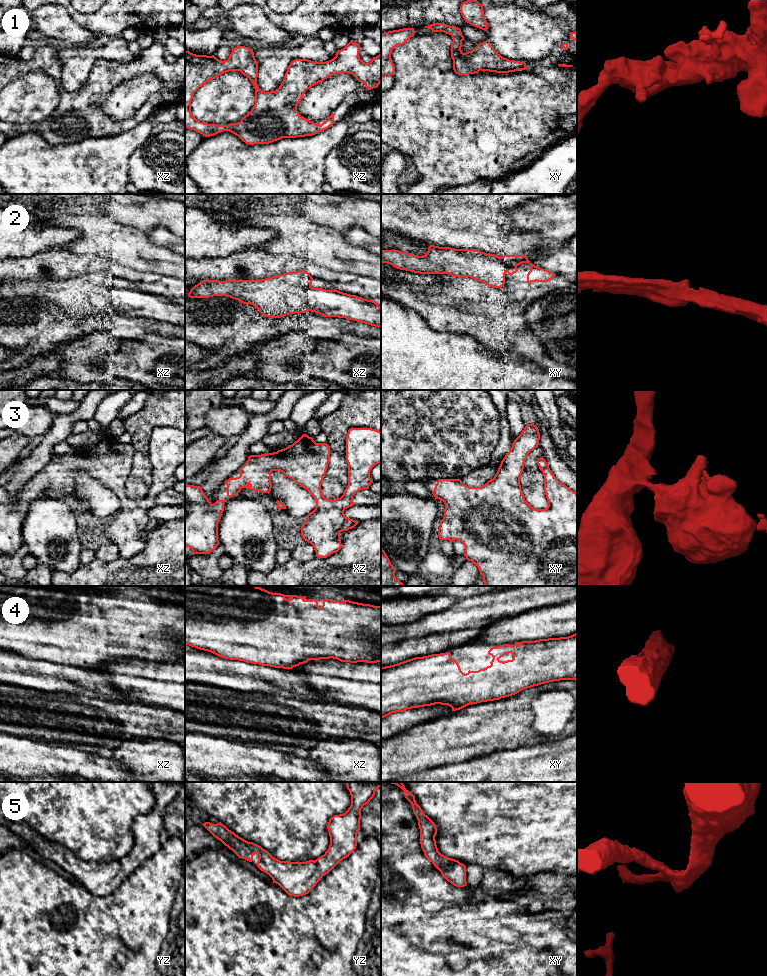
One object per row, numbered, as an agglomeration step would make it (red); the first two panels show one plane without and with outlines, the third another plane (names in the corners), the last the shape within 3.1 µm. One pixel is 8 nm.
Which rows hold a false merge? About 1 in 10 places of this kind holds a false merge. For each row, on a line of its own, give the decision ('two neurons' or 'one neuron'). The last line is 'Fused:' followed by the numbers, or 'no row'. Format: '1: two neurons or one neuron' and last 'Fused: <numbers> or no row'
1: one neuron
2: one neuron
3: one neuron
4: one neuron
5: one neuron
Fused: no row

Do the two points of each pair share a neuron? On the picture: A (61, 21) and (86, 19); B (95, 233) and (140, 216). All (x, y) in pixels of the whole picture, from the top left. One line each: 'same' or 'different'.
A: different
B: different

